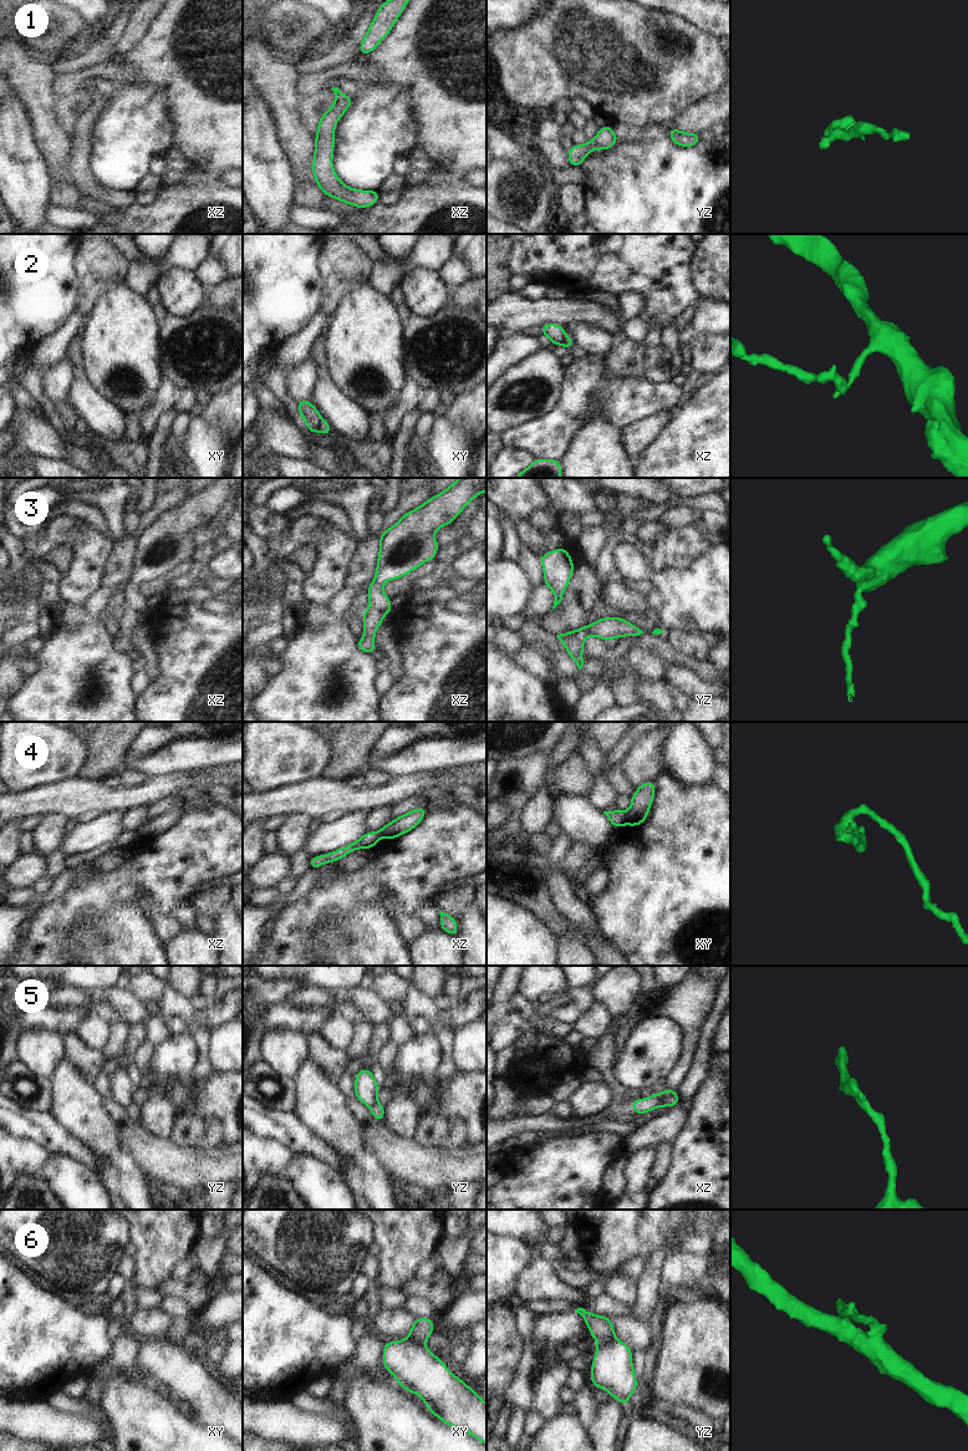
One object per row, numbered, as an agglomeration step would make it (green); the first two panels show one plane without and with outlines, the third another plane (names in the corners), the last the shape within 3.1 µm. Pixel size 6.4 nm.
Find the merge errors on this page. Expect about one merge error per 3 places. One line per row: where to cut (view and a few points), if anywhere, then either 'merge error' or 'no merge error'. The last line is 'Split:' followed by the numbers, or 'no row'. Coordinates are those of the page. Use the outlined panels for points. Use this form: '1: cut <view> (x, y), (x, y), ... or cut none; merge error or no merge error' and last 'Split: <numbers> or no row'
1: cut none; no merge error
2: cut xy (322, 419), (319, 429); merge error
3: cut none; no merge error
4: cut xy (626, 813), (623, 821); merge error
5: cut xz (676, 1094), (666, 1098), (657, 1106); merge error
6: cut yz (616, 1339), (609, 1343), (599, 1343); merge error
Split: 2, 4, 5, 6

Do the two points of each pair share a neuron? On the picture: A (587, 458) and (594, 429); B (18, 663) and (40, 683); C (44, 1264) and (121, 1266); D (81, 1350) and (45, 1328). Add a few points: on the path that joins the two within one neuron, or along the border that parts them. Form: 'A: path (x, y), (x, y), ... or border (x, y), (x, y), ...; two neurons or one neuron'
A: path (594, 451), (594, 437); one neuron
B: border (36, 656), (37, 670), (24, 681), (13, 697); two neurons
C: path (62, 1264), (102, 1264); one neuron
D: path (72, 1344), (60, 1343), (54, 1337); one neuron

